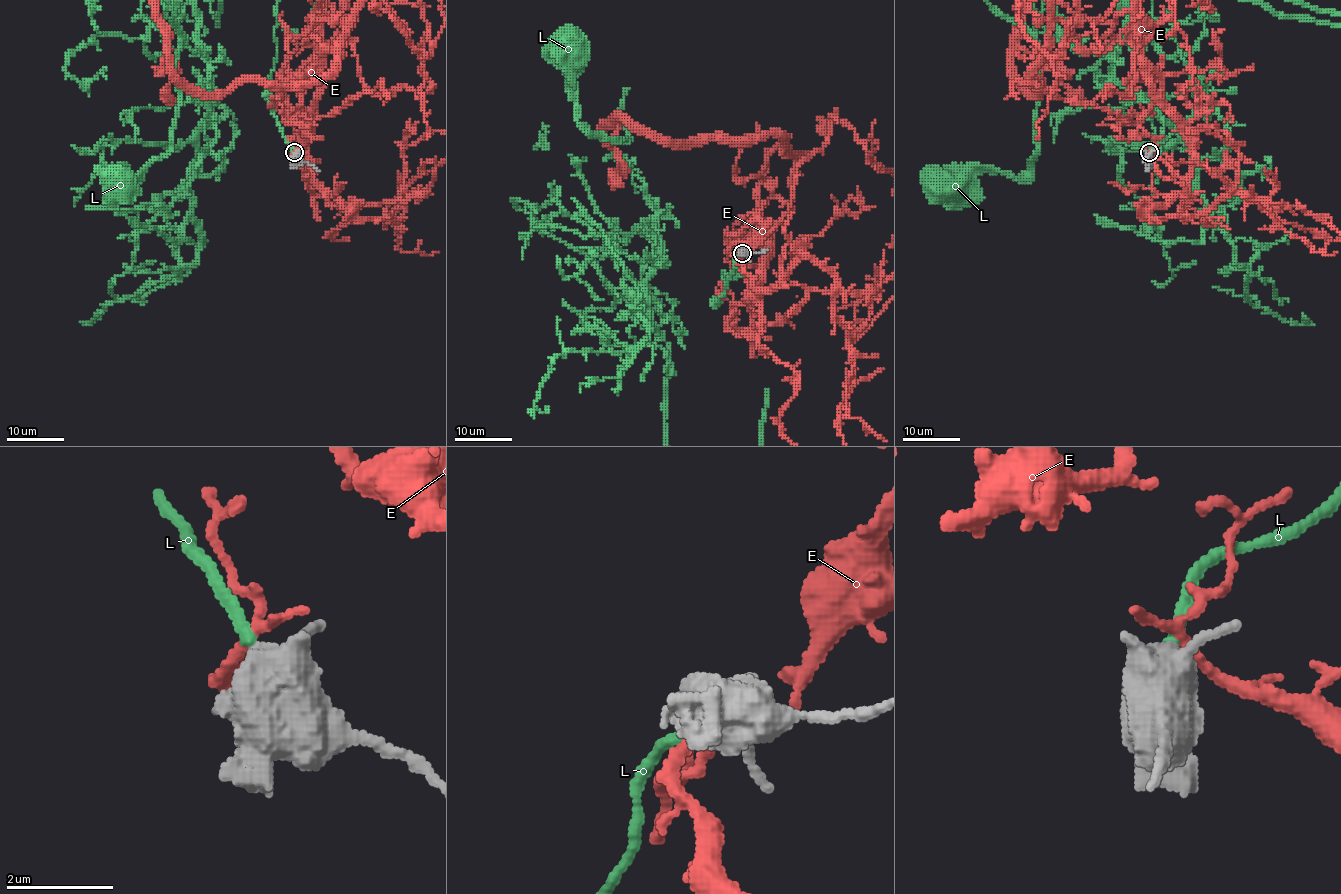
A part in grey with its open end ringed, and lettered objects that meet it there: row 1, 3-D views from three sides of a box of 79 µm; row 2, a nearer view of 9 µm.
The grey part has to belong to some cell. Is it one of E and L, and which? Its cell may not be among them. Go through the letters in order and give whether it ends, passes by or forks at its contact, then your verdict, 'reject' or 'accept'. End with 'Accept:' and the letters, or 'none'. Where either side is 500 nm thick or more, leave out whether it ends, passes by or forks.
E: it forks; reject
L: accept
Accept: L

